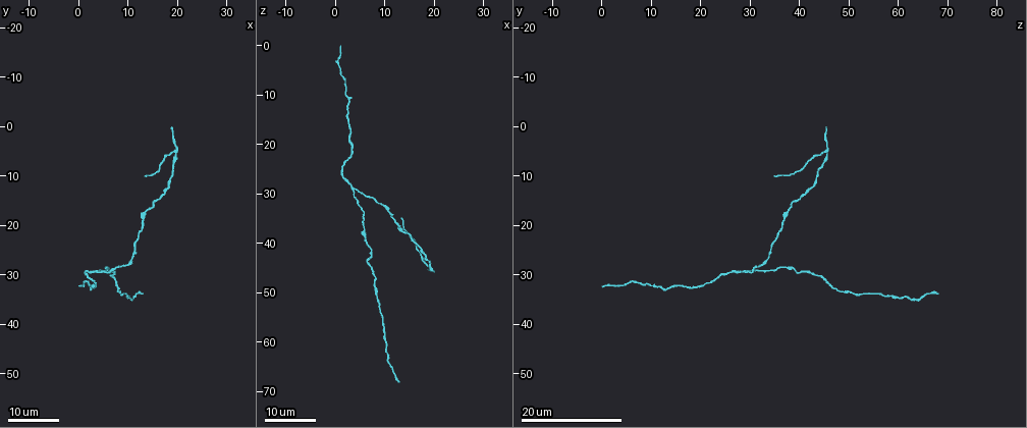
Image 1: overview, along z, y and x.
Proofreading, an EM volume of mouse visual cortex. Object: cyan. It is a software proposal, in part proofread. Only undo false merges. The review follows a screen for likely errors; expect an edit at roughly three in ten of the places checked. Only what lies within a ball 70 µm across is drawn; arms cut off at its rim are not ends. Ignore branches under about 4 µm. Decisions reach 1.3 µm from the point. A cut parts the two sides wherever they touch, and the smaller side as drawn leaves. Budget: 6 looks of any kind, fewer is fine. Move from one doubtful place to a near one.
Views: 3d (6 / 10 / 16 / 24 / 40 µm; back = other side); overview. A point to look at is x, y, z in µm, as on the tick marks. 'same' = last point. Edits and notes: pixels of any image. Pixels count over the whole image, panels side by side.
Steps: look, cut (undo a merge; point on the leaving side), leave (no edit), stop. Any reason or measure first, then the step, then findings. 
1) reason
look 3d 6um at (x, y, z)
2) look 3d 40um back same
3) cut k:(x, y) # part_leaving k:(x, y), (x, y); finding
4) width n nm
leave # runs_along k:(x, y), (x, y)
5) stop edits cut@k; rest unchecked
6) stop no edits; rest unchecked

three arms meet
look 3d 16um at (19.5, 5.0, 45.0)

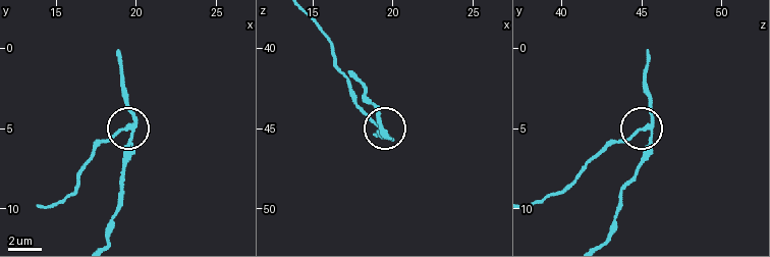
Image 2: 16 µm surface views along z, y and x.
look 3d 10um at (19.2, 4.9, 45.1)

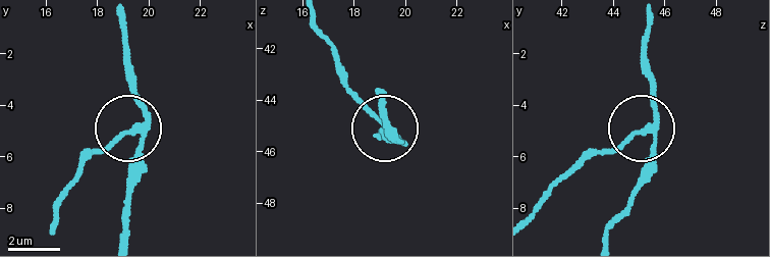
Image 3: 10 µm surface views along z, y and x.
arms 3
cut 3:(113, 142) # part_leaving 3:(141, 131), (87, 159), (56, 220); two cells meet here

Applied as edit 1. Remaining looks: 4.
redraw
look overview

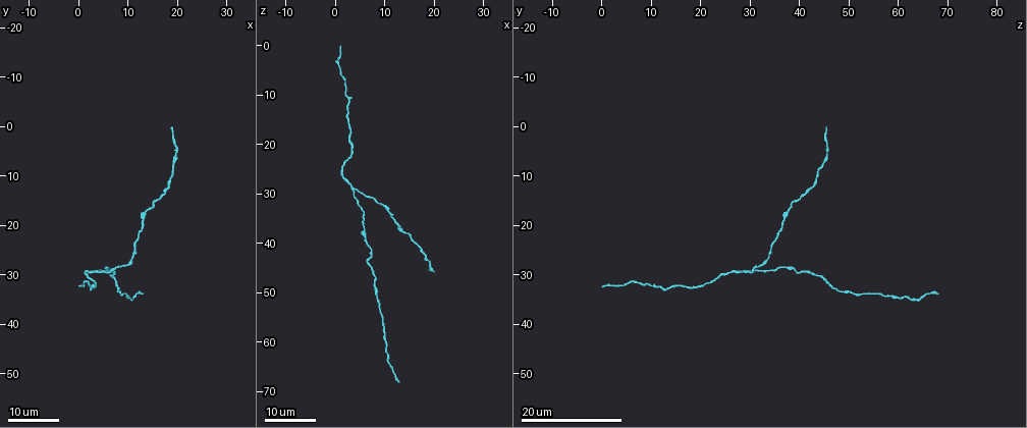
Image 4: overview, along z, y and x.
thick turns thin
look 3d 24um at (17.0, 14.0, 41.0)

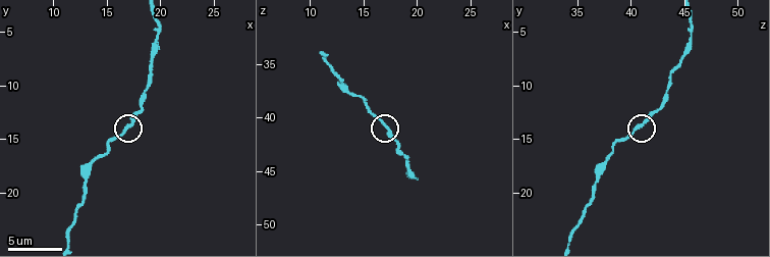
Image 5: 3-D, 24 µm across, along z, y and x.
look 3d 6um at (17.0, 13.8, 40.8)

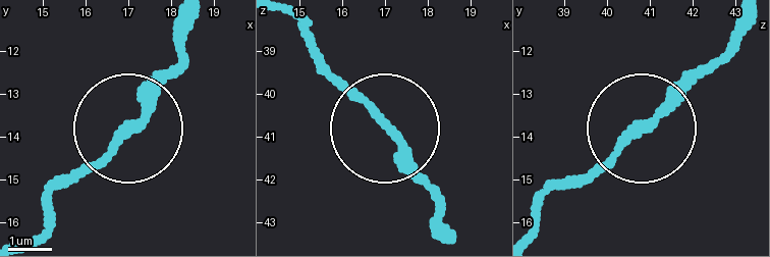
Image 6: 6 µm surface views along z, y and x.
width 200 nm
leave # runs_along 6:(299, 21), (325, 69), (359, 91), (442, 197); continuous, no second cell

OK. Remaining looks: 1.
stop edits cut@3; rest unchecked

